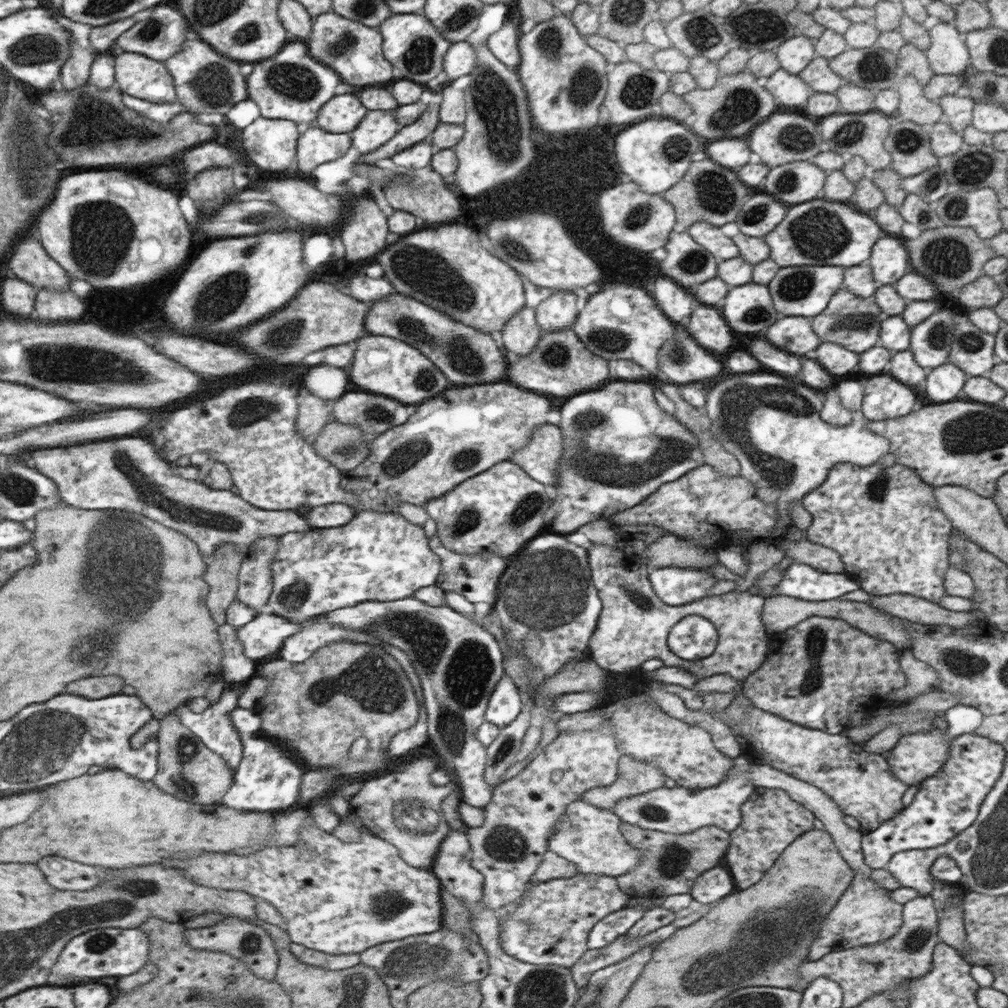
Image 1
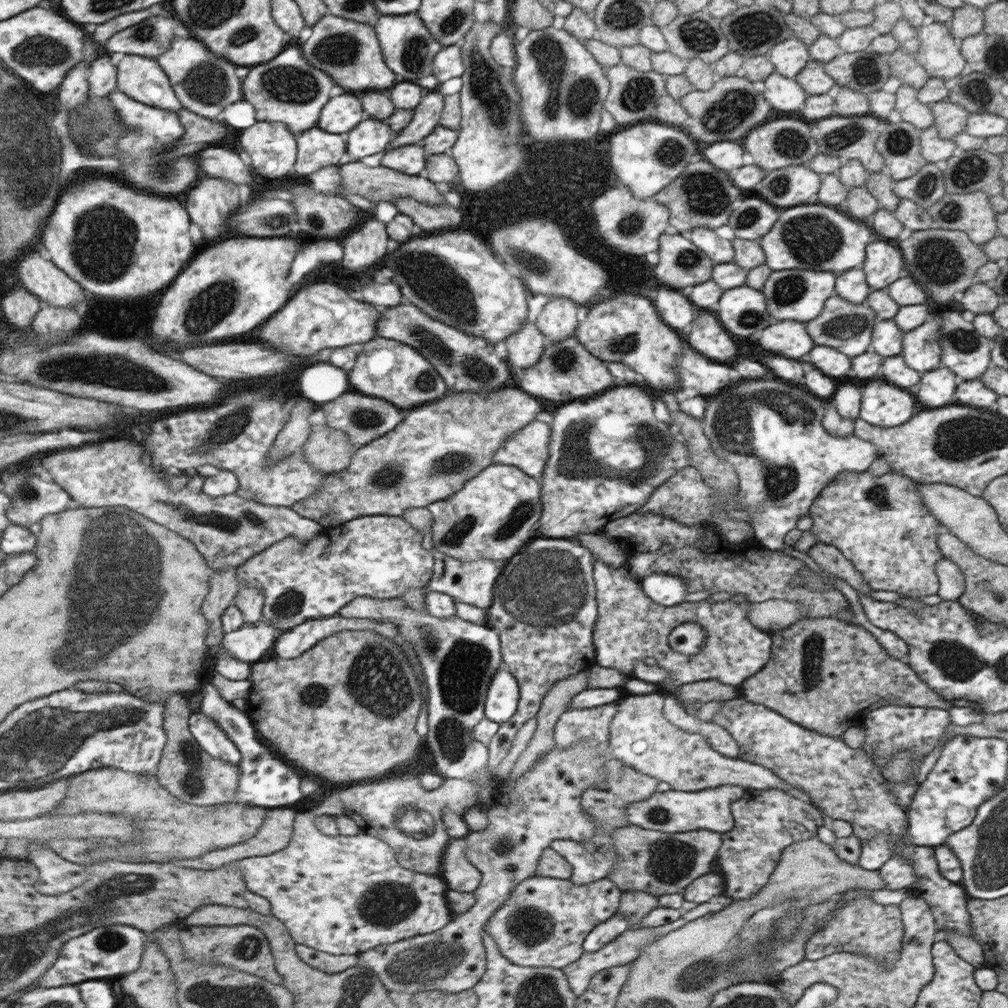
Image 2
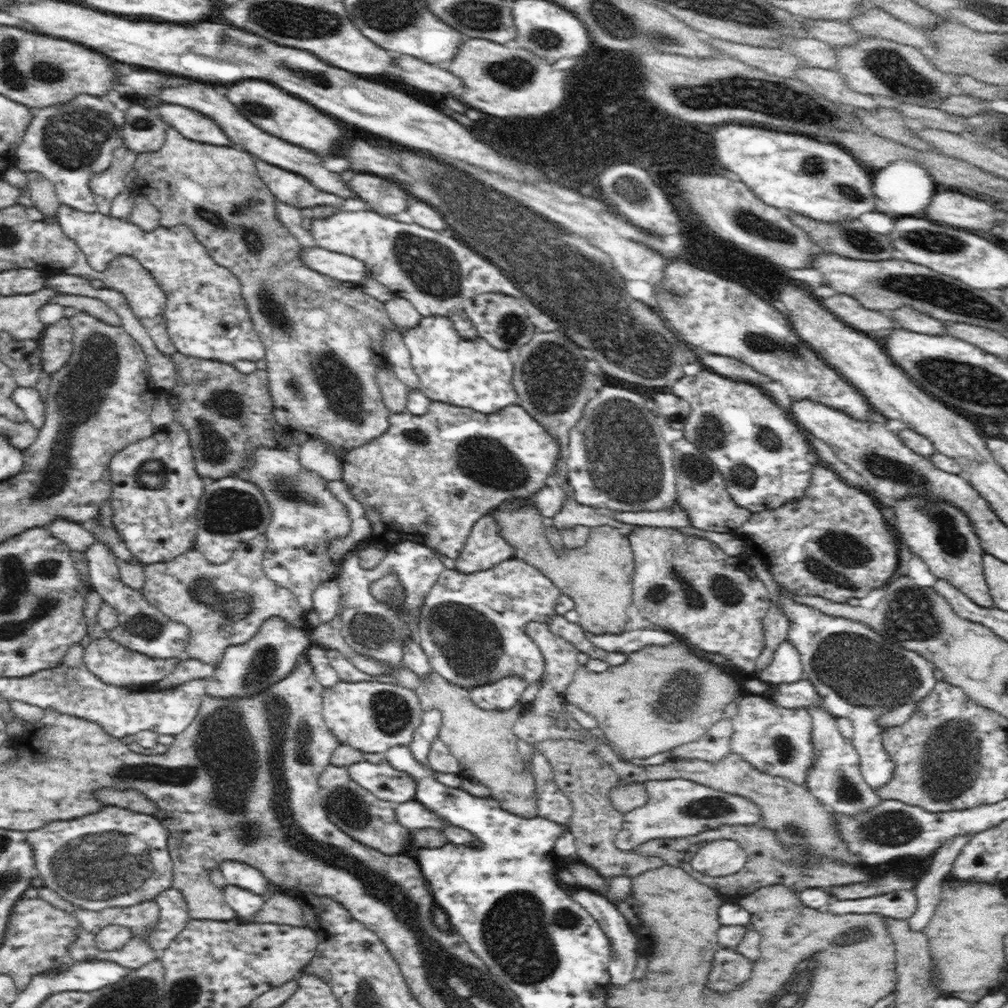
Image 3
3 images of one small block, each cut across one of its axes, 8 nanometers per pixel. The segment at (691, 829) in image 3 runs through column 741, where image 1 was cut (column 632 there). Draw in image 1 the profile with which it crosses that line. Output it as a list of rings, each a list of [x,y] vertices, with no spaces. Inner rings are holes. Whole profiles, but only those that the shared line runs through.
[[[740,754],[733,759],[733,767],[725,775],[725,779],[715,786],[702,789],[690,789],[676,785],[673,788],[659,787],[655,790],[637,794],[632,797],[621,798],[617,804],[613,805],[613,813],[627,824],[635,824],[643,830],[657,830],[665,834],[689,834],[697,829],[709,825],[721,827],[721,829],[731,832],[741,822],[741,806],[754,795],[756,789],[749,779],[749,766],[751,763]]]

